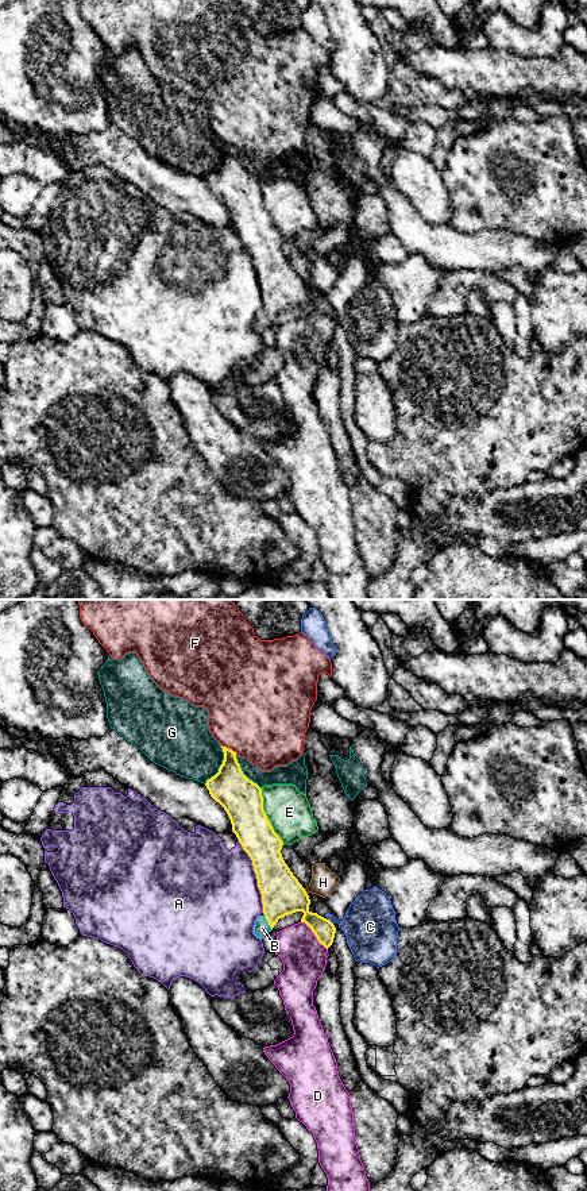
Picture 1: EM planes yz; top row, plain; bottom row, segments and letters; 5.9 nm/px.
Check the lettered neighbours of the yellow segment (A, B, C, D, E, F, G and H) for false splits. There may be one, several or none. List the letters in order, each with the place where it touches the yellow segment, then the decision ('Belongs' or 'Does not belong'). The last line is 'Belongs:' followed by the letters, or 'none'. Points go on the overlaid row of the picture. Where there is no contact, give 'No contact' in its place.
A: Touches yellow at yz (257, 877). Does not belong
B: Touches yellow at yz (267, 921). Belongs
C: Touches yellow at yz (329, 921). Does not belong
D: Touches yellow at yz (315, 935). Does not belong
E: Touches yellow at yz (266, 816). Does not belong
F: Touches yellow at yz (228, 748). Does not belong
G: Touches yellow at yz (220, 766). Does not belong
H: Touches yellow at yz (305, 891). Does not belong
Belongs: B

